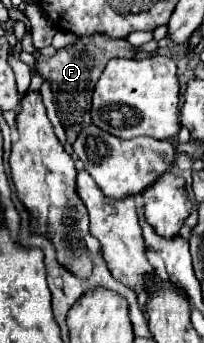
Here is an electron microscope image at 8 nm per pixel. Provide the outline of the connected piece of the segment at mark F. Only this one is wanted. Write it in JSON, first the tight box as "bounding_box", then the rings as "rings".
{"bounding_box":[35,34,135,130],"rings":[[[93,34],[79,38],[79,42],[71,48],[61,48],[57,50],[55,56],[51,58],[37,58],[35,66],[41,78],[45,78],[51,84],[51,90],[55,94],[55,106],[57,106],[57,116],[63,124],[65,130],[73,128],[81,130],[91,124],[91,96],[95,90],[95,84],[105,70],[107,62],[111,58],[133,58],[135,50],[127,40],[115,40],[115,38],[105,38],[103,34]]]}

